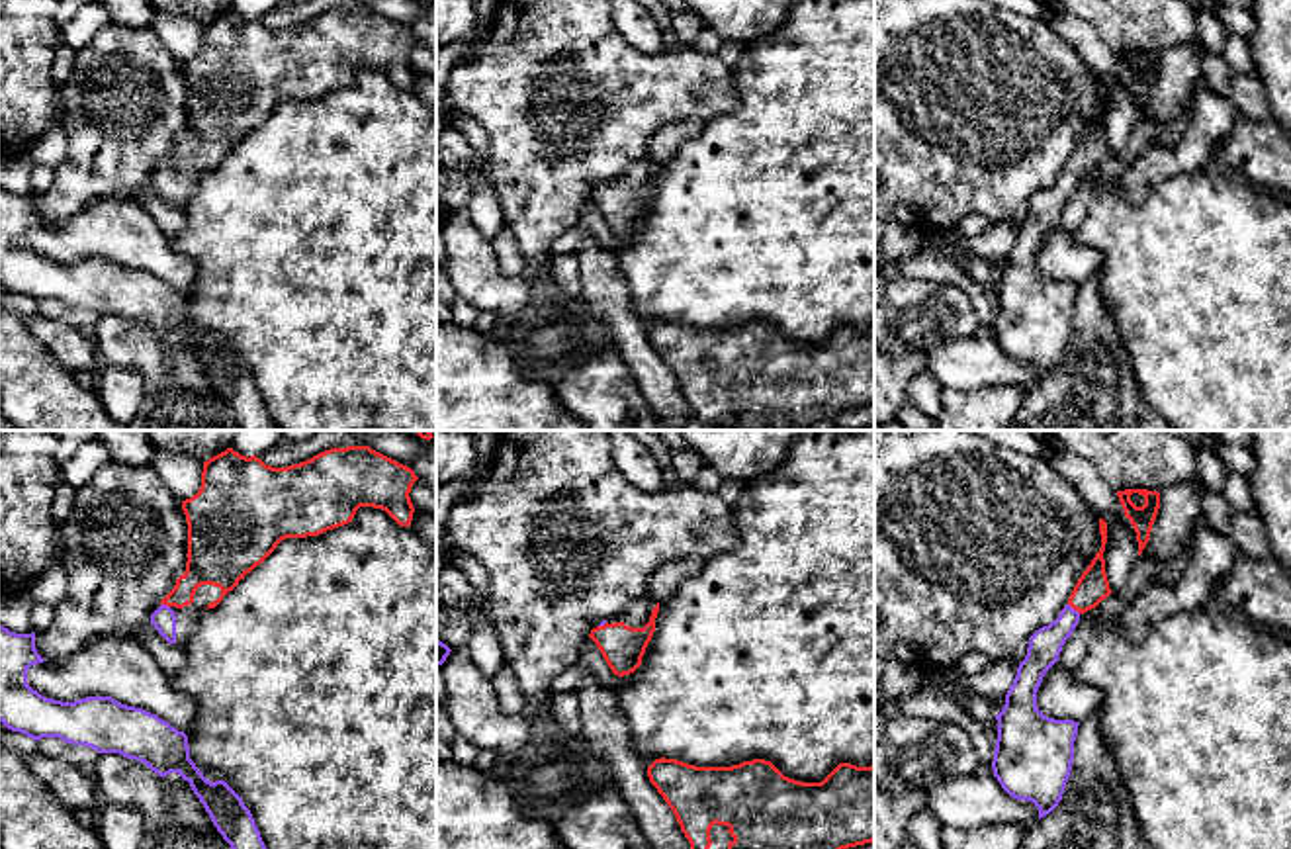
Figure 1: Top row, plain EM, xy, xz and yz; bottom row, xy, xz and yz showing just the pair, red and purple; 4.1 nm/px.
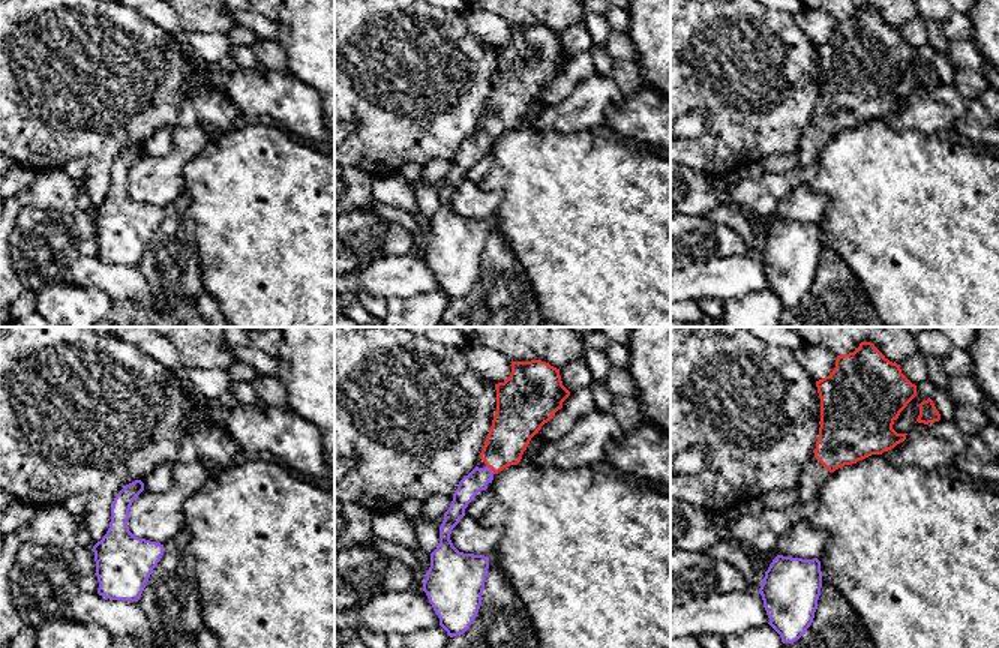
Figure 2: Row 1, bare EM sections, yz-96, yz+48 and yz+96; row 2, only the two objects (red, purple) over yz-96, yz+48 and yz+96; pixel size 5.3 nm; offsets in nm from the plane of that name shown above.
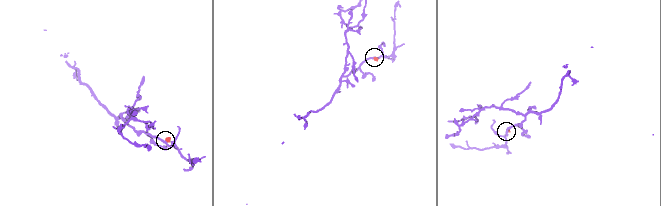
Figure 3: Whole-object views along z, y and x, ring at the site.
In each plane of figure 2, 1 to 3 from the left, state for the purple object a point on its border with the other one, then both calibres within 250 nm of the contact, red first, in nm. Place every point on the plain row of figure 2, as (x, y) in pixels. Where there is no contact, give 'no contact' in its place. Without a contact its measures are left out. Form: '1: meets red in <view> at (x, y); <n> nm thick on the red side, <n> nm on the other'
1: no contact
2: meets red in yz+48 at (491, 132); 220 nm thick on the red side, 120 nm on the other
3: no contact

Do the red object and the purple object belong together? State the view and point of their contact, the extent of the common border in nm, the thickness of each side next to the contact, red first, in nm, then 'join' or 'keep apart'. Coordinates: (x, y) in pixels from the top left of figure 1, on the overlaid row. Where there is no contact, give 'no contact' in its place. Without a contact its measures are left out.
meets red in yz at (1074, 609); contact 70 nm long; 140 nm thick on the red side, 140 nm on the other; join

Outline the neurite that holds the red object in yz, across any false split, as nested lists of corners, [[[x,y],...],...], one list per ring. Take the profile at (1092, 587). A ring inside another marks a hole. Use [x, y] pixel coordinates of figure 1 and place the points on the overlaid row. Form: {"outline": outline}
{"outline": [[[1099,518],[1099,534],[1101,548],[1078,579],[1068,604],[1054,622],[1029,638],[1027,655],[996,716],[994,777],[1009,796],[1033,802],[1039,808],[1039,820],[1062,800],[1080,722],[1045,716],[1037,708],[1037,691],[1045,673],[1058,661],[1080,616],[1111,595],[1103,559],[1107,544],[1103,518]]]}

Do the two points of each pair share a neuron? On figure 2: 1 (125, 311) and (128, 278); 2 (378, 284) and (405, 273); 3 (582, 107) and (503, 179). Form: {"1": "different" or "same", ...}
{"1": "different", "2": "same", "3": "different"}

